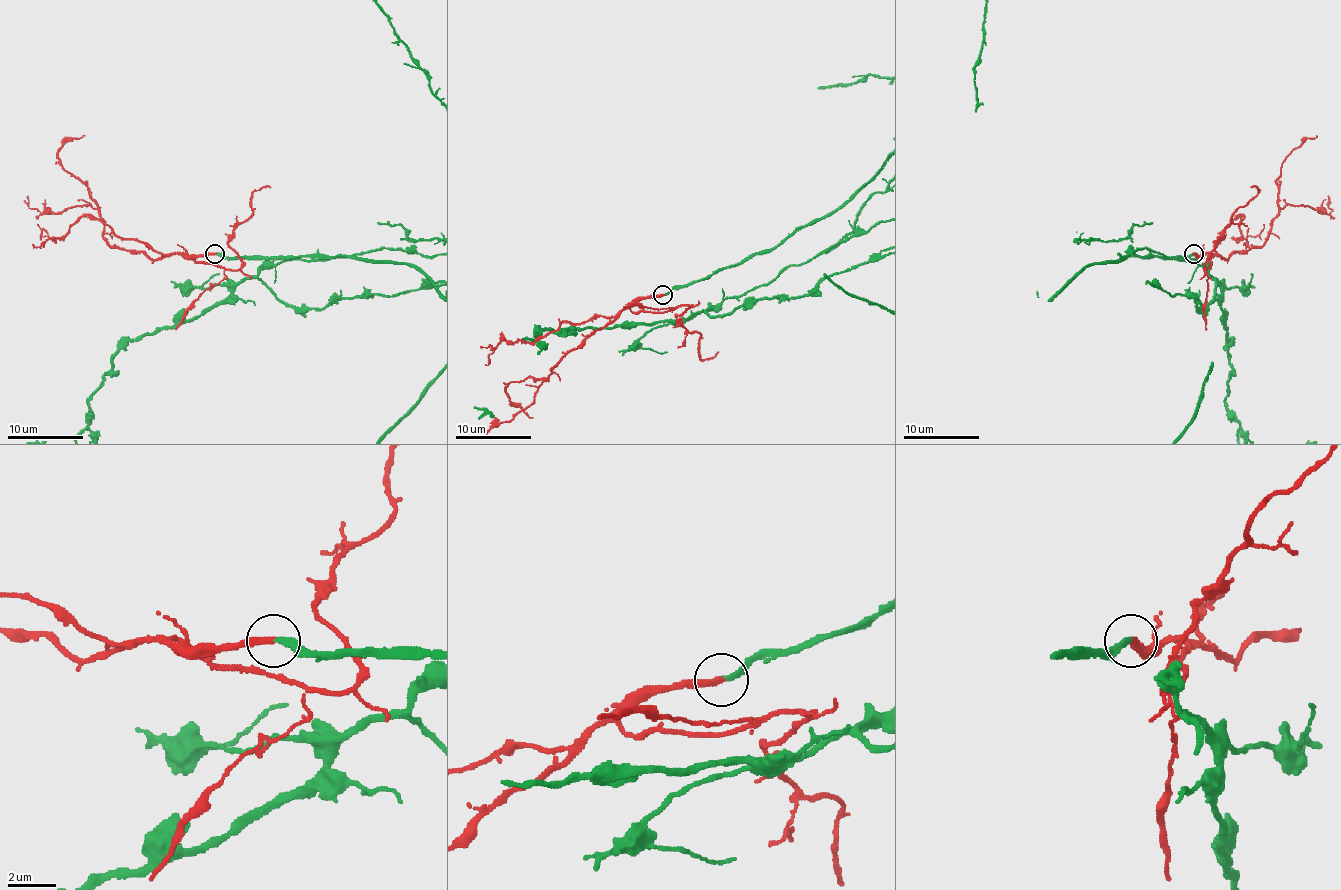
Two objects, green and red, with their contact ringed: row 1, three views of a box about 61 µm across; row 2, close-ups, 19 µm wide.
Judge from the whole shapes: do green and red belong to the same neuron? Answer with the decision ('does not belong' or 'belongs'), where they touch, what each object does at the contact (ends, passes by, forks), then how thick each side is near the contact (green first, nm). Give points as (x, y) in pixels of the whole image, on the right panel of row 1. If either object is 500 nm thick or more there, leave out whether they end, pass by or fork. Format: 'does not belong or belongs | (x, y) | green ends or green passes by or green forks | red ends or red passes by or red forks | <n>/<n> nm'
belongs | (1194, 253) | green ends | red ends | 200/280 nm

